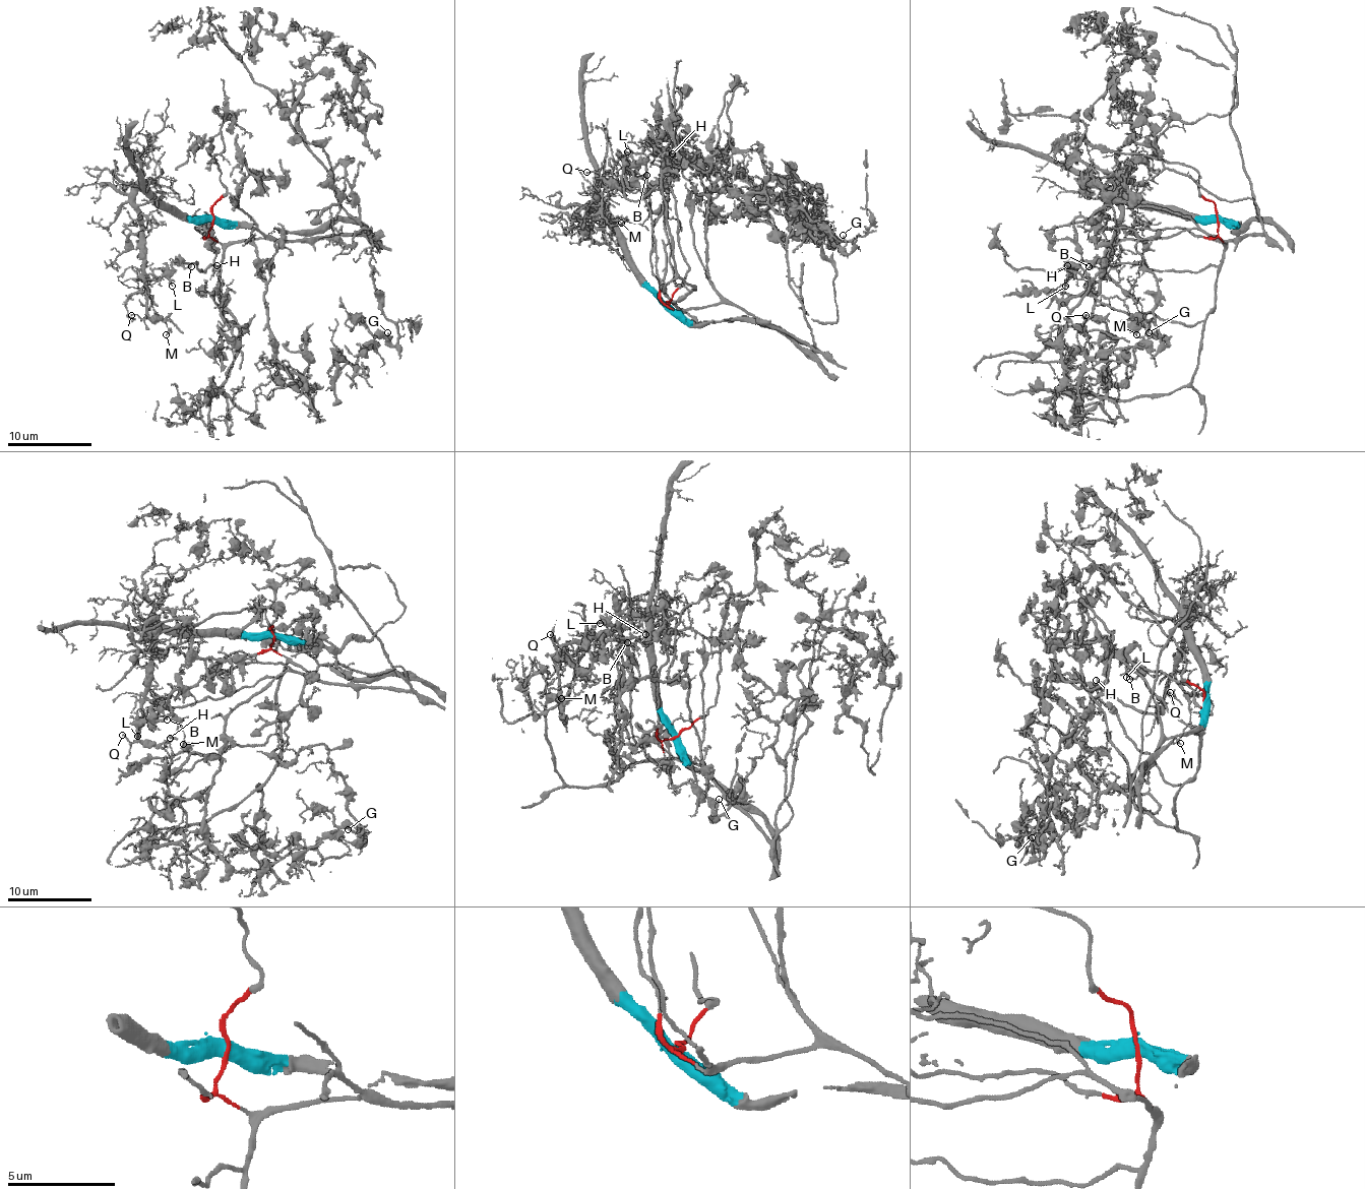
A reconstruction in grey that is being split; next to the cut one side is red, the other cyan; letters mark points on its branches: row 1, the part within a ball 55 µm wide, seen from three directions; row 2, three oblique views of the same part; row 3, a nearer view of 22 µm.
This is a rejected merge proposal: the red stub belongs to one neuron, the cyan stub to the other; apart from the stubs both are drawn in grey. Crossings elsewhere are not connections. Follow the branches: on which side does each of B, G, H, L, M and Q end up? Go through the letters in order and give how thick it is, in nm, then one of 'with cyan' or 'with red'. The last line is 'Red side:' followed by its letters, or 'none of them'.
B: 140 nm thick; with red
G: 150 nm thick; with red
H: 140 nm thick; with red
L: 180 nm thick; with red
M: 120 nm thick; with cyan
Q: 110 nm thick; with cyan
Red side: B, G, H, L

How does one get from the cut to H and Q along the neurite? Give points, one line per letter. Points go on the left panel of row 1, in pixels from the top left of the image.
H: (212, 218), (222, 305), (234, 324), (214, 301), (222, 289), (228, 297), (216, 265)
Q: (212, 218), (185, 218), (138, 191), (134, 210), (140, 225), (145, 309), (143, 318), (130, 316)

